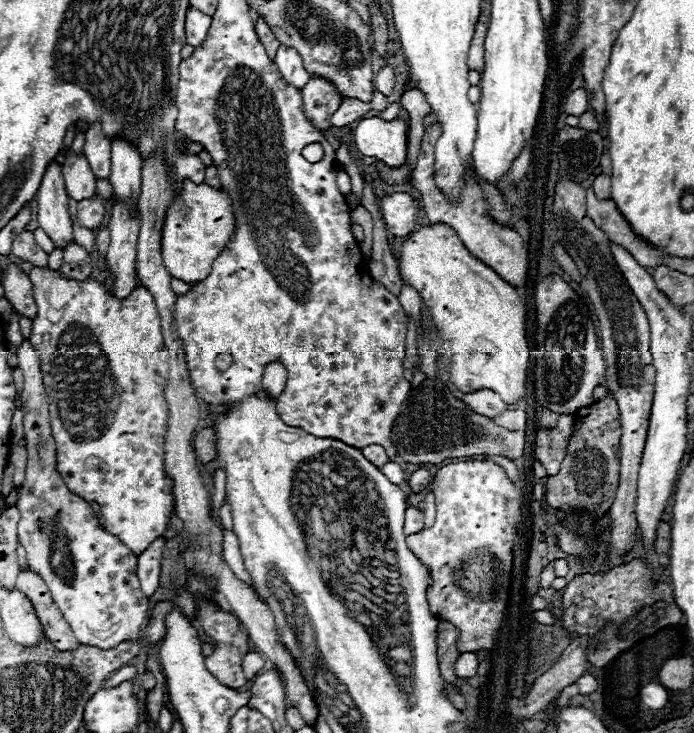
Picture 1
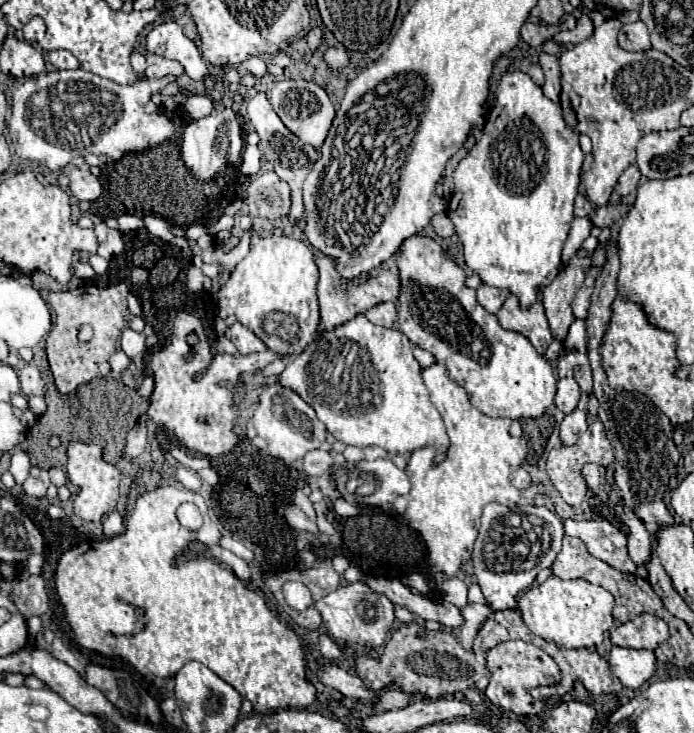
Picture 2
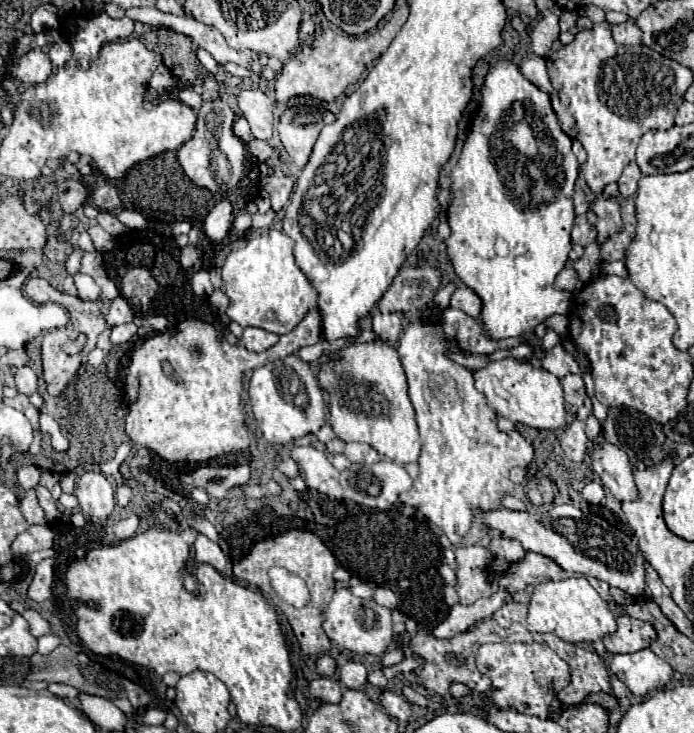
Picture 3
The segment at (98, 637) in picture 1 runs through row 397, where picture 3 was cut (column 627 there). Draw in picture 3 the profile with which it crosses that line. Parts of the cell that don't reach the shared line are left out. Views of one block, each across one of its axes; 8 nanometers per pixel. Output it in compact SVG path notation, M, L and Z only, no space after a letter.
M624 22L618 26L612 26L612 38L622 46L634 46L634 44L640 44L642 32L634 22Z

